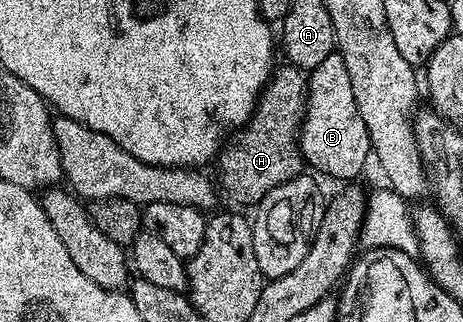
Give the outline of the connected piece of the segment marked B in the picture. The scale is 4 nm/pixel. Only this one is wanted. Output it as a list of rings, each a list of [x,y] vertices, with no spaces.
[[[329,54],[315,70],[309,71],[306,88],[306,108],[298,132],[298,148],[307,167],[315,166],[330,178],[354,180],[371,157],[368,128],[360,120],[360,108],[356,108],[356,96],[352,96],[352,79],[348,77],[348,64],[342,55]]]

